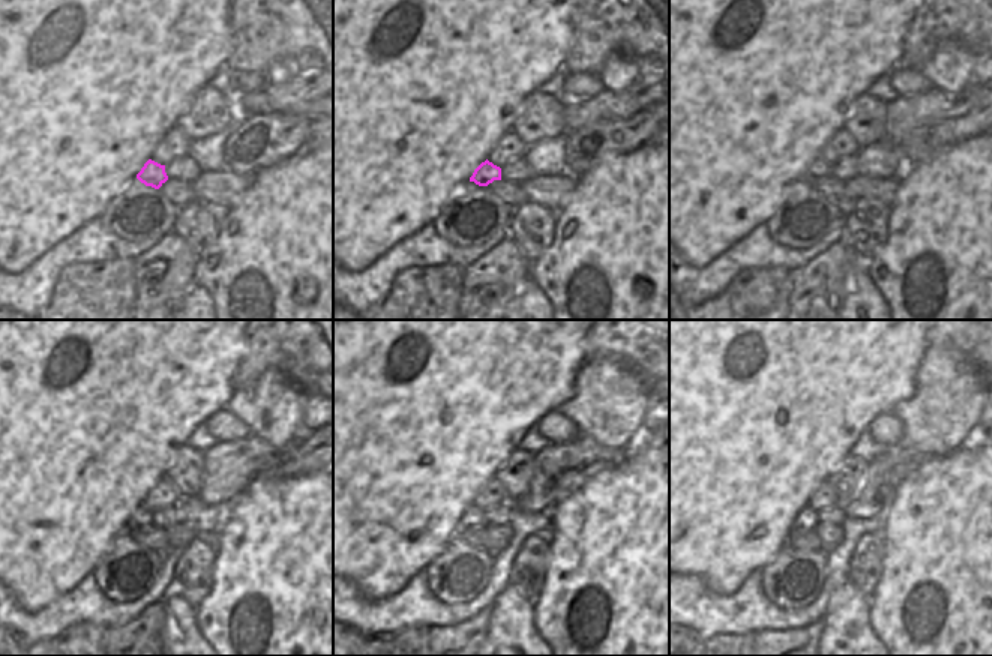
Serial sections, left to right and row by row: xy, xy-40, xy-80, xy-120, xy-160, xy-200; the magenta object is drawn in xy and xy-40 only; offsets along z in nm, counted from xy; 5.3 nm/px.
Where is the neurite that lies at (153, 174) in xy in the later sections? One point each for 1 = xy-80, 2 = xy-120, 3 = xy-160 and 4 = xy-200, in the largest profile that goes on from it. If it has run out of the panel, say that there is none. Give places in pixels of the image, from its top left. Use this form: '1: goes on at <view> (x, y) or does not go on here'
1: goes on at xy-80 (818, 170)
2: goes on at xy-120 (140, 517)
3: goes on at xy-160 (471, 518)
4: goes on at xy-200 (806, 520)

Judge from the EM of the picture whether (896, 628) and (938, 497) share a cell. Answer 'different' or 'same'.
same

